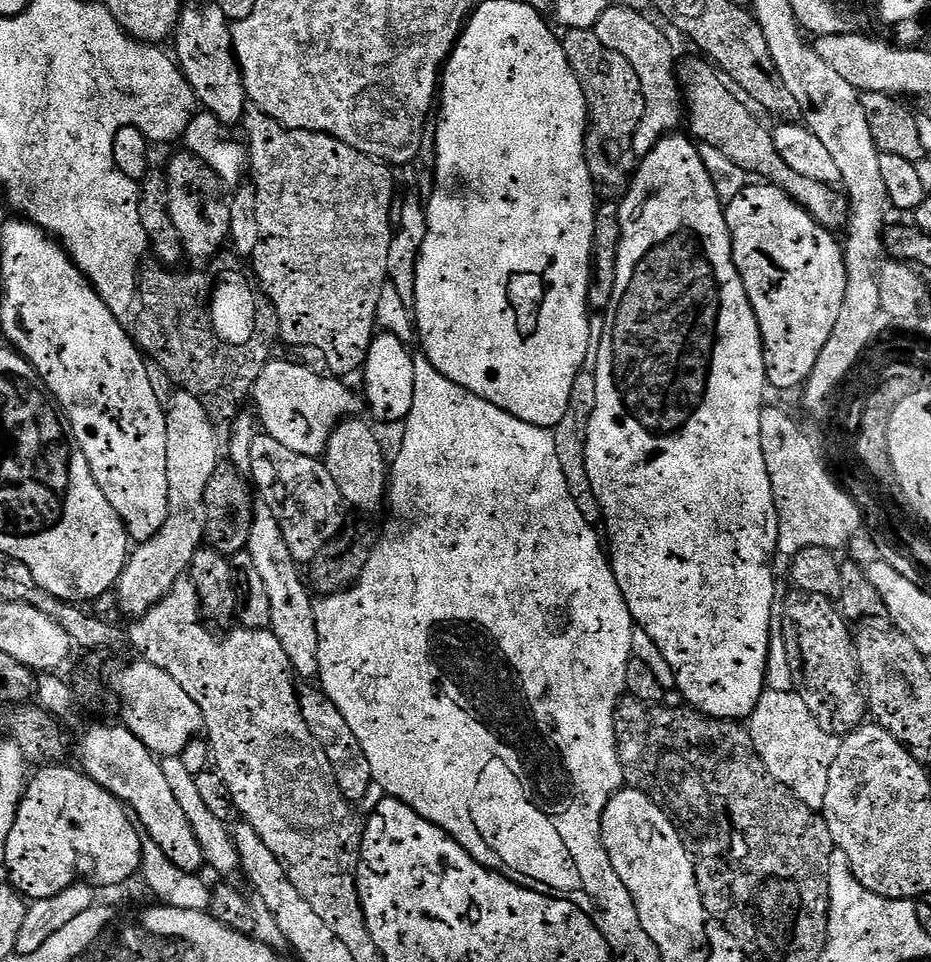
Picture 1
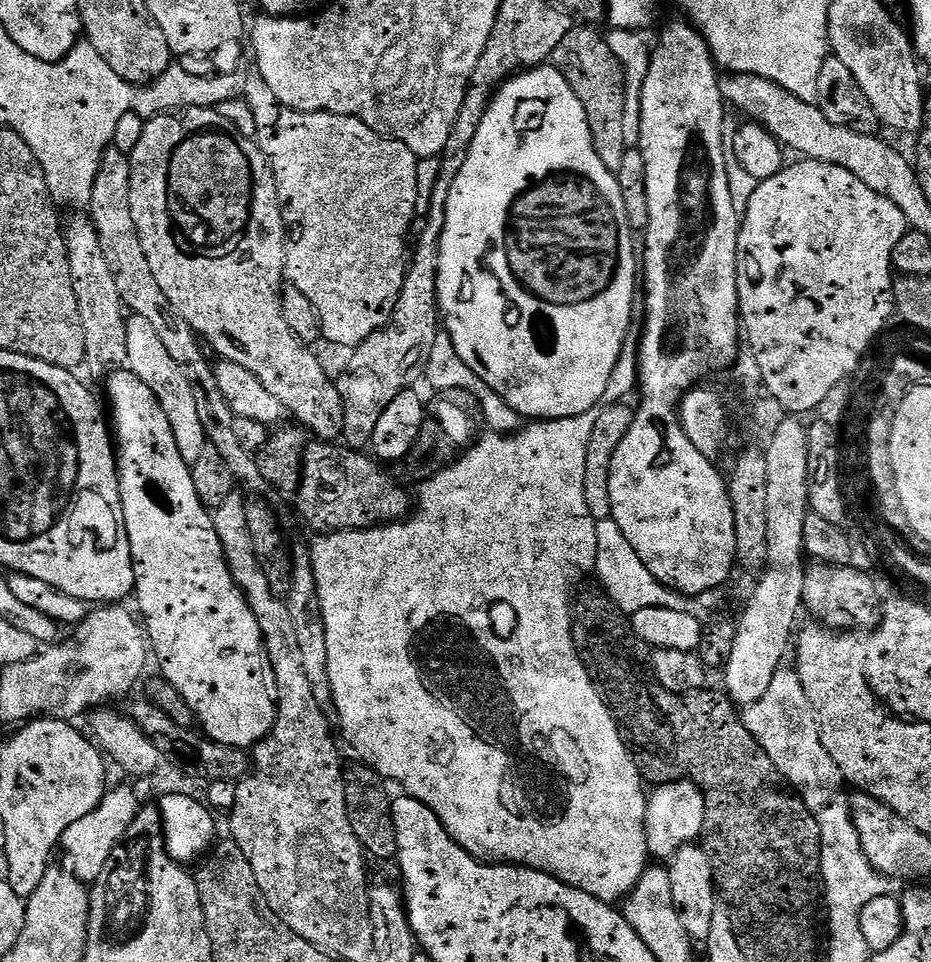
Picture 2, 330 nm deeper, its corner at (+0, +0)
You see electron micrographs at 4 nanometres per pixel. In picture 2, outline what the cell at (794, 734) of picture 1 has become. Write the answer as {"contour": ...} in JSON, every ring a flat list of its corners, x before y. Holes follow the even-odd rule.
{"contour":[[787,666,777,670,770,678,766,692,743,709,742,719,762,750,766,750,770,762,774,762,781,777,790,785,791,791,803,800,807,808,819,810,837,799,839,792,836,791,842,785,842,777,834,758,830,758,830,754,826,754,826,746,822,746,820,723,795,670]]}

